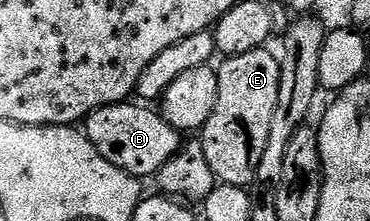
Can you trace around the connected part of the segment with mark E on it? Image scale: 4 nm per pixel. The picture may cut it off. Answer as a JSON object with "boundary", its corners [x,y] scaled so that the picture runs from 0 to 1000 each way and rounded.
{"boundary":[[[711,217],[659,235],[649,253],[611,262],[603,299],[586,303],[584,489],[543,579],[541,638],[551,670],[551,706],[562,706],[562,760],[573,760],[581,810],[597,837],[673,846],[695,810],[714,670],[724,670],[724,579],[735,579],[735,507],[746,507],[746,452],[757,434],[762,339],[754,249],[727,244],[724,231],[727,222]]]}

